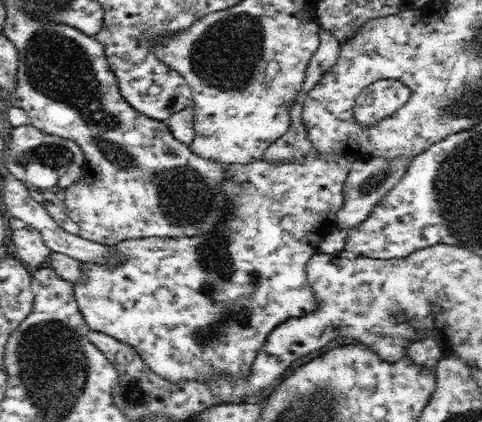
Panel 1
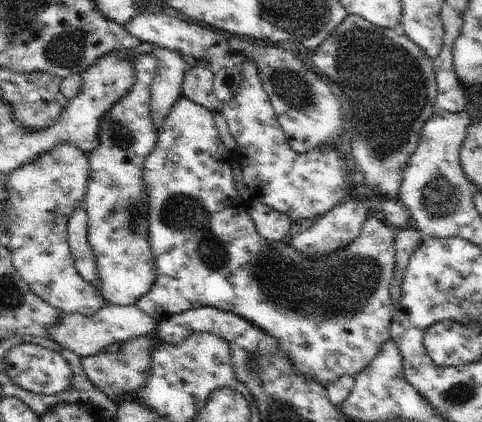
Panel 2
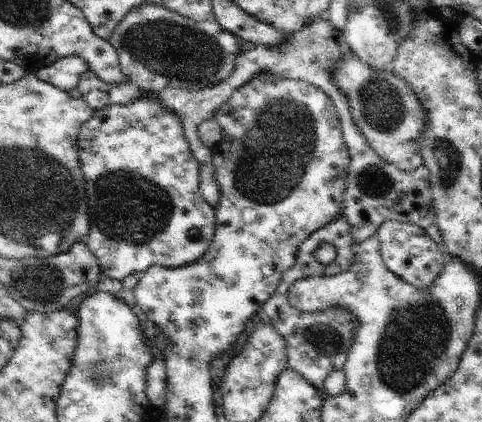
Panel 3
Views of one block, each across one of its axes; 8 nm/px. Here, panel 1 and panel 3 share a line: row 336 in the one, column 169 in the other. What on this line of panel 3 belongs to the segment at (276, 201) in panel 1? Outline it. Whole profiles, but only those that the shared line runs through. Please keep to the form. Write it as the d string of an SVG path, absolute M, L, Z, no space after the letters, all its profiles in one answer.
M139 96L125 106L113 104L97 110L77 136L79 168L89 200L89 252L99 260L101 274L123 280L151 266L185 268L203 256L215 234L215 210L199 194L199 162L193 158L183 134L181 116L165 110L155 96Z

